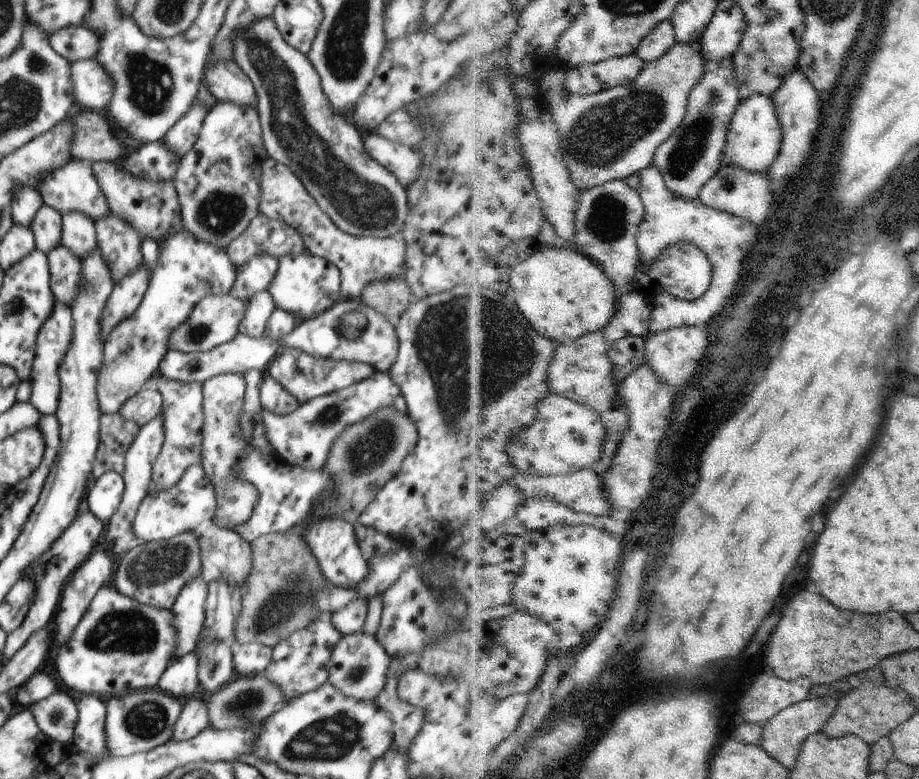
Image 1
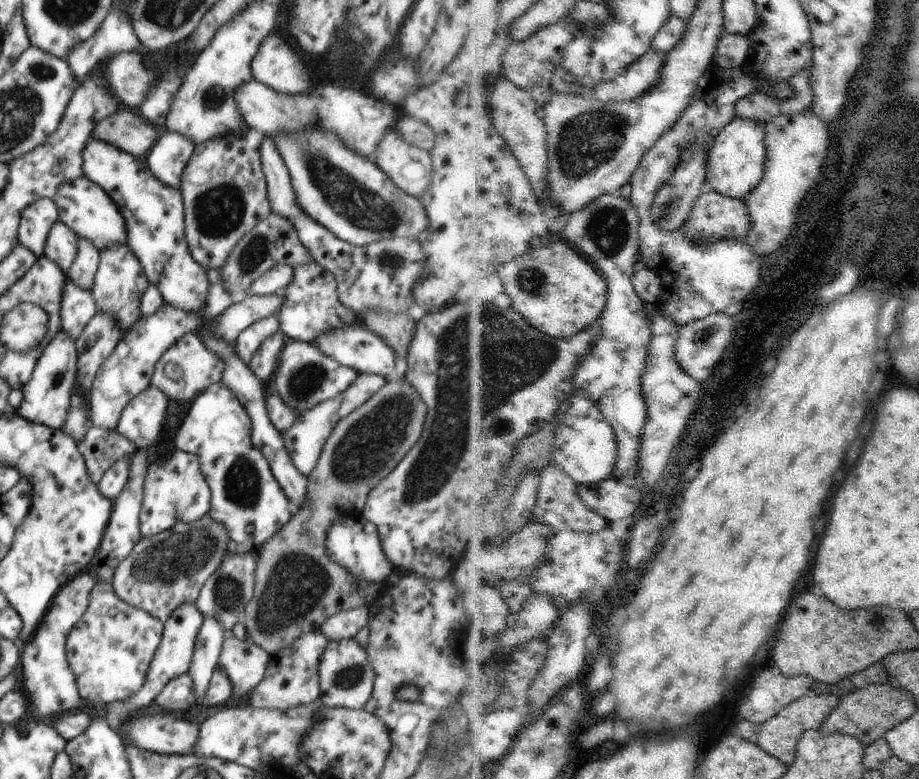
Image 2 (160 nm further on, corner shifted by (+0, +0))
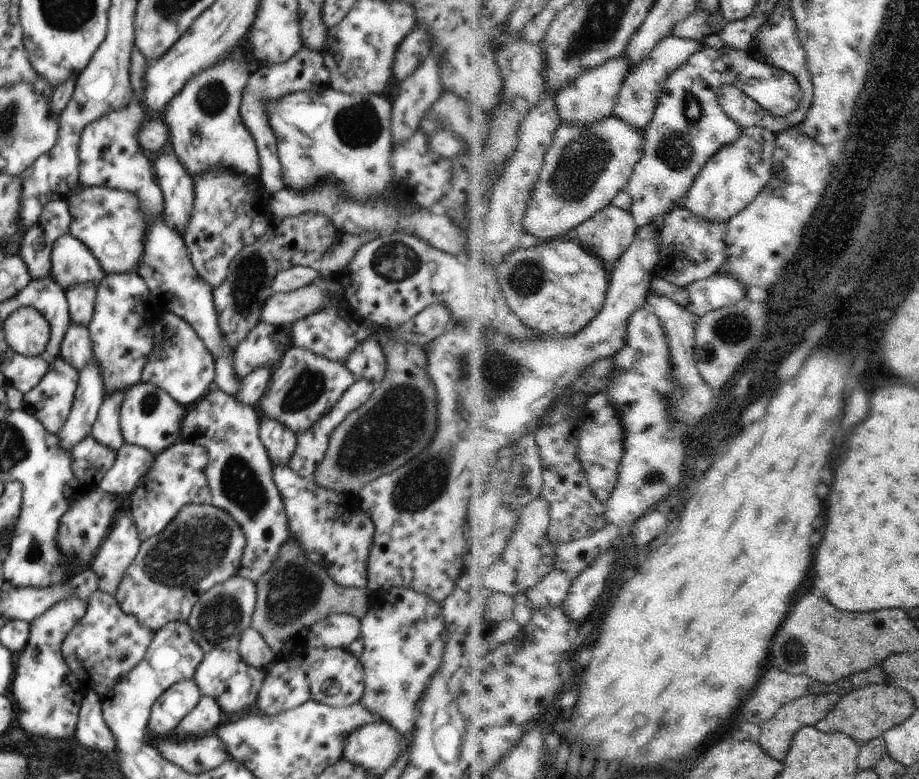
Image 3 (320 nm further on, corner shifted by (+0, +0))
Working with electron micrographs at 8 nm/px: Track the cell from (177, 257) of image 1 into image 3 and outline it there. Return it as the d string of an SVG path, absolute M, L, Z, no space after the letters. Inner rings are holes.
M128 388L106 394L94 422L91 436L102 446L118 451L124 444L120 429L120 410Z

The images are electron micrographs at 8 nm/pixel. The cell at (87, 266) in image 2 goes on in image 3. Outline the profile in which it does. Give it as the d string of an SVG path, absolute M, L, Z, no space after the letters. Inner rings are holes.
M76 284L65 290L65 296L69 305L70 319L74 324L89 326L94 314L94 302L96 301L94 284Z

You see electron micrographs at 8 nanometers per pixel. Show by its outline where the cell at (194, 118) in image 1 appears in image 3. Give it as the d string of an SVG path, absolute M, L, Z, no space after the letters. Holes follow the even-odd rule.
M171 148L153 155L153 173L164 198L164 222L176 232L188 226L194 203L193 179Z

